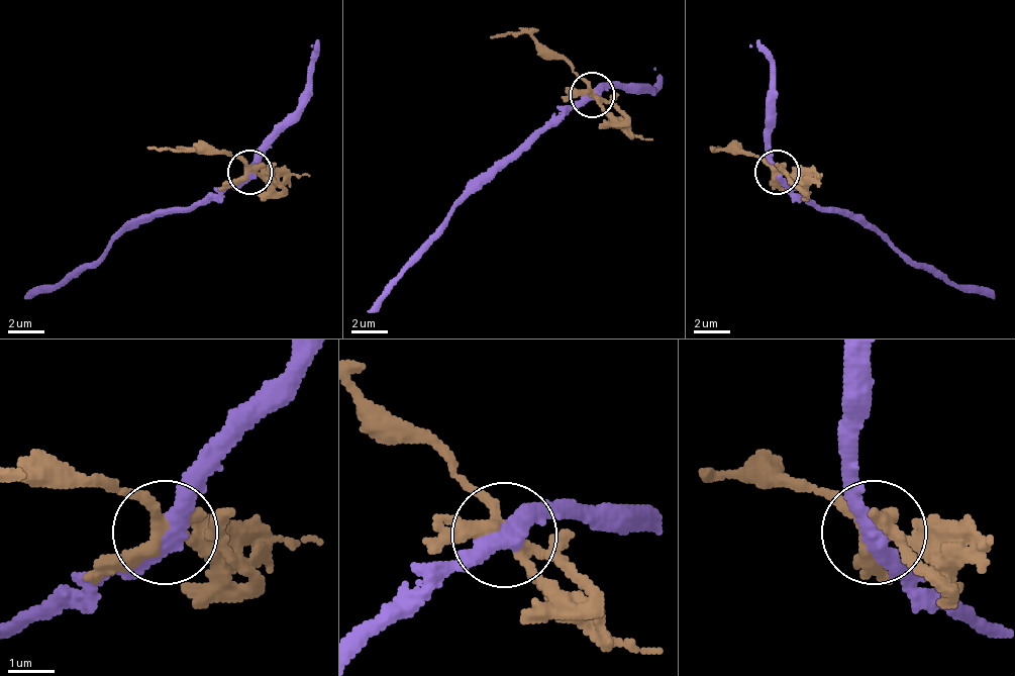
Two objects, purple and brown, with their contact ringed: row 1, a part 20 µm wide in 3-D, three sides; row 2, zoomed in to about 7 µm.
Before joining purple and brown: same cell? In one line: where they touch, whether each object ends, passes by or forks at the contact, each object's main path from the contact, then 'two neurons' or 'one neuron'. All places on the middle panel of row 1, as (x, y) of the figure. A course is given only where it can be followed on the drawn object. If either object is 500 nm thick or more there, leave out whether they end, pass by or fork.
at (592, 94); purple passes by; brown forks there; purple runs (593, 93), (531, 133), (366, 312); brown runs (593, 93), (576, 71), (526, 30), (491, 39); two neurons

